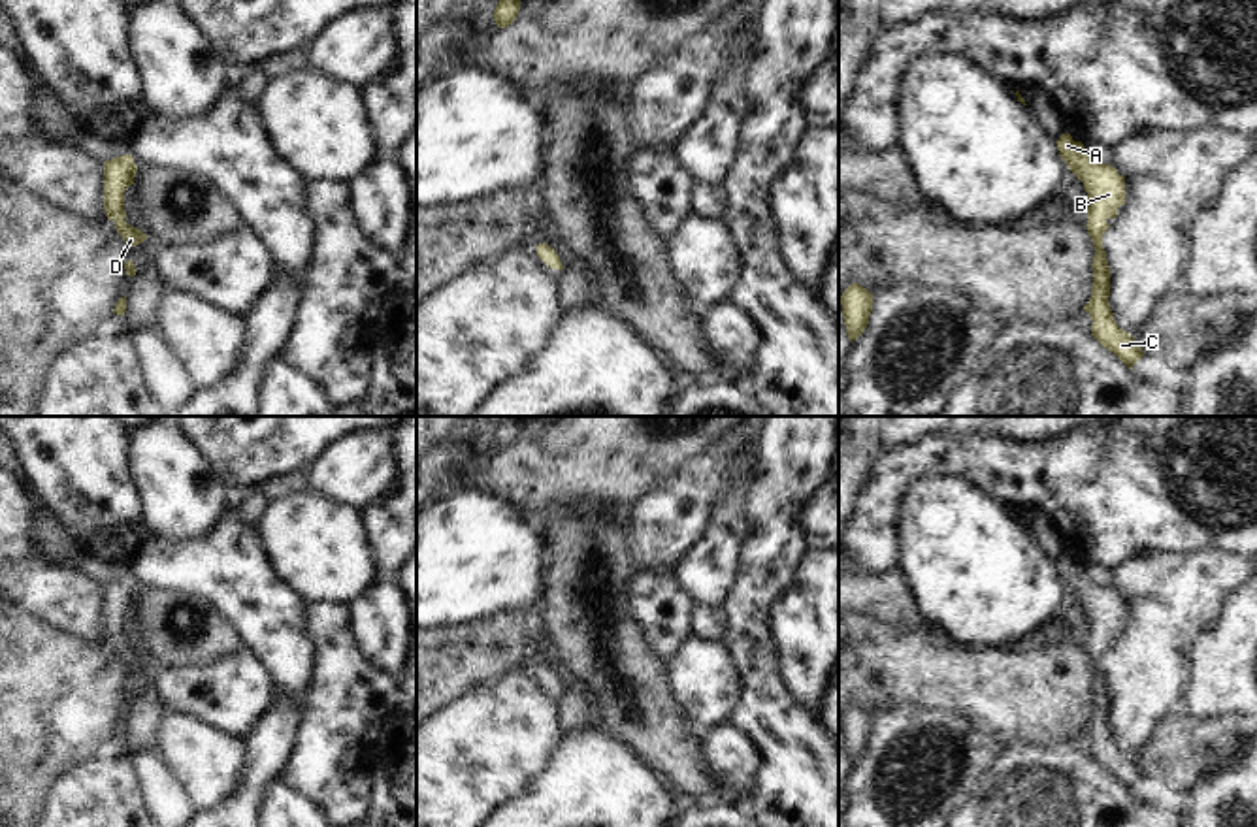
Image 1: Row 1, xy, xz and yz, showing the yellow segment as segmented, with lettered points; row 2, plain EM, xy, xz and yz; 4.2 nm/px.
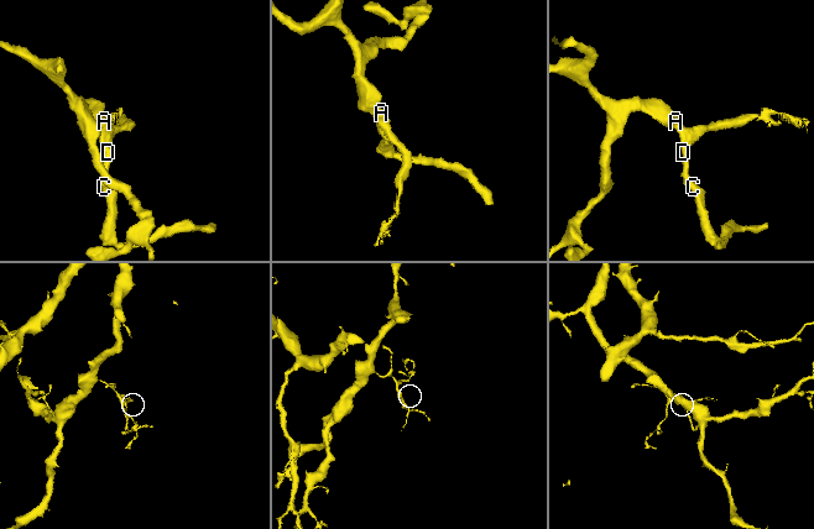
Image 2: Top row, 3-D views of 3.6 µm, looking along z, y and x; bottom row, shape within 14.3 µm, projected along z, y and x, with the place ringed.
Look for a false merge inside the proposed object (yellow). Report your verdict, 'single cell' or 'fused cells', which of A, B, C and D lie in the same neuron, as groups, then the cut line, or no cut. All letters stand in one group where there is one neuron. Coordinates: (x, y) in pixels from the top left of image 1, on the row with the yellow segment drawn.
single cell; A B C D; no cut

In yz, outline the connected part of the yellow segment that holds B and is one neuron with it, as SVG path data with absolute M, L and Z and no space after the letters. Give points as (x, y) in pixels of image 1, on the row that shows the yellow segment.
M1067 132L1057 141L1059 156L1069 170L1084 183L1087 192L1087 234L1095 247L1091 298L1084 311L1091 316L1091 335L1114 352L1129 369L1144 356L1135 337L1123 332L1108 303L1110 268L1102 249L1102 235L1110 228L1108 219L1118 217L1118 207L1125 205L1125 177L1110 164L1095 162L1082 141L1074 141Z

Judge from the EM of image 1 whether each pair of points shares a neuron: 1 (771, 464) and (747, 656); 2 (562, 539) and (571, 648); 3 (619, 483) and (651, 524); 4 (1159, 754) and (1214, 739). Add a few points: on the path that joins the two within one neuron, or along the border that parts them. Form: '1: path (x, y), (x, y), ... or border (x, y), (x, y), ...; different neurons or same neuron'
1: path (771, 511), (769, 562), (749, 609); same neuron
2: path (568, 566), (571, 622); same neuron
3: border (669, 473), (628, 511), (626, 528); different neurons
4: path (1173, 754), (1201, 748); same neuron

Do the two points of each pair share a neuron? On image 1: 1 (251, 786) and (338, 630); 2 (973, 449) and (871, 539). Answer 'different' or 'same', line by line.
1: different
2: same

